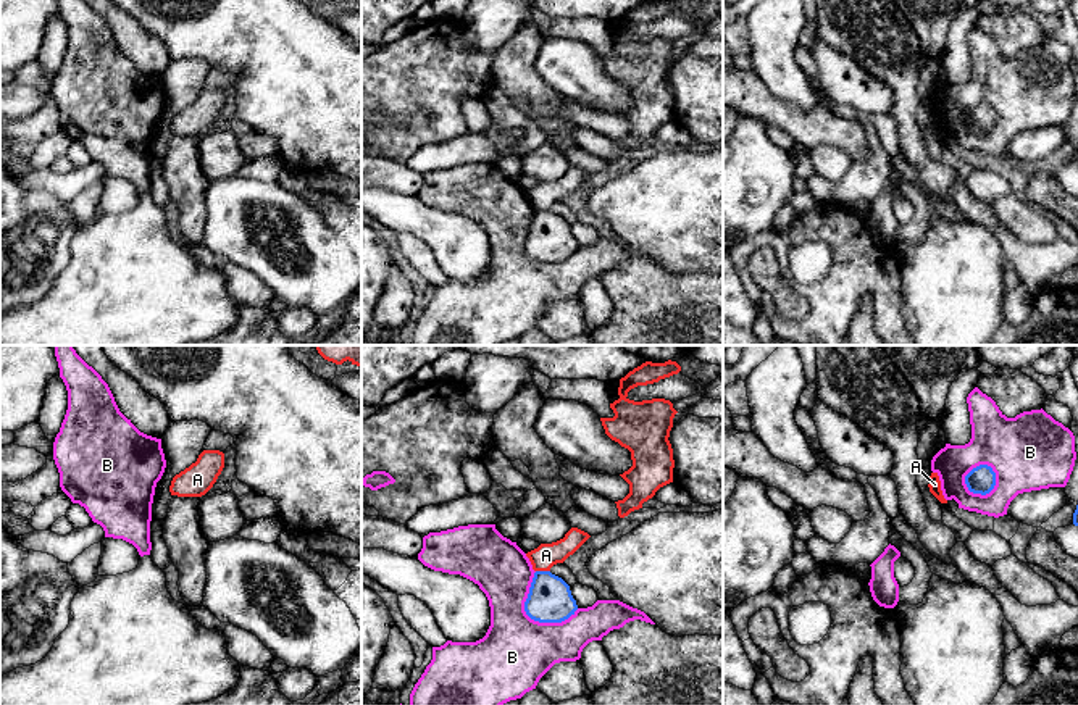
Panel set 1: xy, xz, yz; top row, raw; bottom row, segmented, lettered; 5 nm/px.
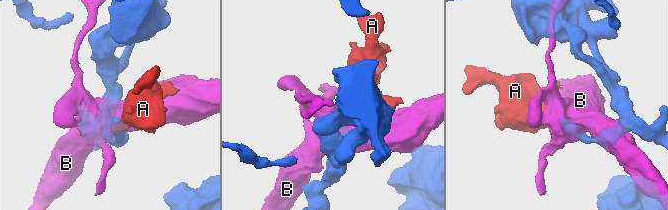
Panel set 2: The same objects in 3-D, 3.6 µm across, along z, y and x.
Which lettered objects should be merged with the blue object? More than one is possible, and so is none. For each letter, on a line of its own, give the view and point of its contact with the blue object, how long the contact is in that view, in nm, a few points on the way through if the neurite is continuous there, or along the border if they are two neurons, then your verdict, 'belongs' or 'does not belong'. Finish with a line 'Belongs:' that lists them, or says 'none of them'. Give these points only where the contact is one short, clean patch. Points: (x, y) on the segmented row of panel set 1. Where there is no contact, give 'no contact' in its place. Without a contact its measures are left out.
A: contact xz (543, 571); length 70 nm; border xz (536, 570), (549, 571); does not belong
B: contact xz (530, 617); length 300 nm; does not belong
Belongs: none of them

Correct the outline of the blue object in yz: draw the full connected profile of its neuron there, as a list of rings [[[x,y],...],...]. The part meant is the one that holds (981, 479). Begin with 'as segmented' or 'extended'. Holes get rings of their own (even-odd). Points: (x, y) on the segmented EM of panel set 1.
as segmented | [[[980,465],[965,476],[965,484],[970,492],[986,495],[996,486],[996,473],[991,466]]]

